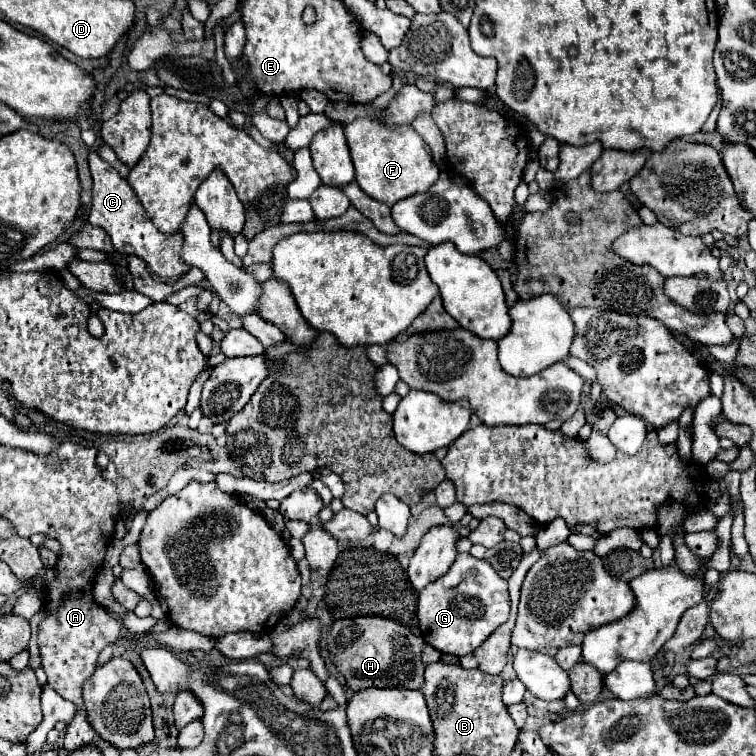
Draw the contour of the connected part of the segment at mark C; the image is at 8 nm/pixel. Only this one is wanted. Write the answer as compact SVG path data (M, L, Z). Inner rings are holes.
M96 153L88 155L88 163L90 163L90 173L92 173L92 211L90 211L90 223L102 227L110 239L112 245L118 253L122 255L136 255L140 257L154 275L158 275L160 279L178 279L182 275L186 275L190 271L190 267L186 267L186 263L182 263L182 233L174 233L174 235L162 235L162 231L158 231L152 223L152 219L146 215L142 203L138 201L138 197L134 195L132 187L128 185L126 179L120 177L120 173L108 165L106 161L102 161Z

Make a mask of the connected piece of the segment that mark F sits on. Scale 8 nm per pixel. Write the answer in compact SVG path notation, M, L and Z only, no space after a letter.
M360 117L348 123L344 133L348 139L352 163L356 167L356 183L366 195L386 203L388 207L406 199L408 195L426 191L426 187L432 187L440 175L430 151L426 149L426 143L412 127L388 129L370 117Z

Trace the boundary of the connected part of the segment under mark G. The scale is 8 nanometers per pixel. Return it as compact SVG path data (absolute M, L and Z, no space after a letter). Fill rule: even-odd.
M458 553L450 569L428 583L418 593L418 621L422 637L444 655L464 657L482 645L510 615L508 581L502 579L490 563L474 559L470 553Z

